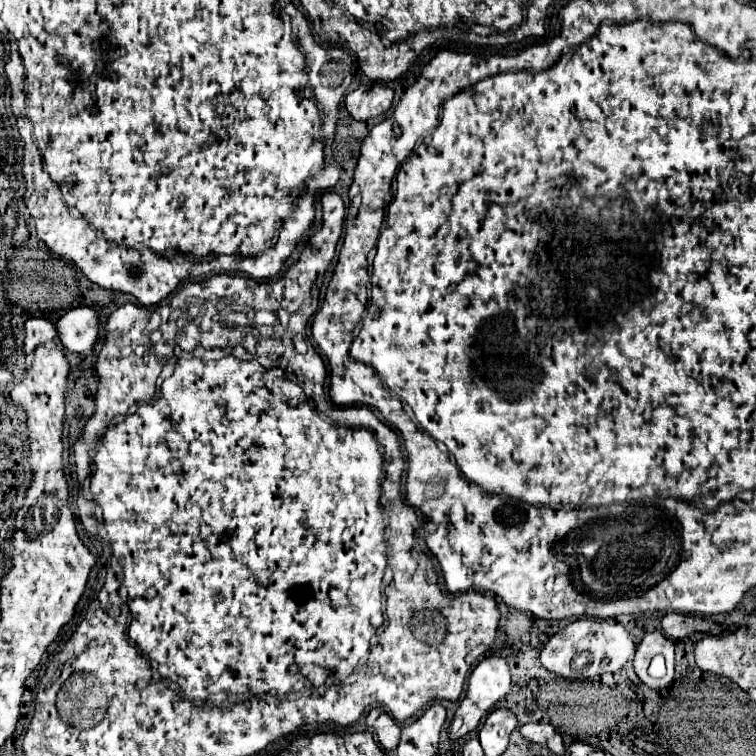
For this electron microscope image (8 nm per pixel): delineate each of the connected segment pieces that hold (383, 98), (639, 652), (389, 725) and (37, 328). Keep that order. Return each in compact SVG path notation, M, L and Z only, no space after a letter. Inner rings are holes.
M382 83L358 87L346 95L346 109L358 121L368 121L386 113L392 107L394 91Z
M660 631L646 633L642 643L636 649L634 667L636 667L636 675L640 677L640 681L646 683L650 689L668 687L674 681L674 643ZM656 655L666 657L666 675L662 679L654 679L648 673L648 665Z
M376 707L376 709L372 709L368 713L366 725L376 731L378 741L380 741L380 745L386 751L394 751L396 749L398 737L400 737L400 725L382 707Z
M28 319L26 321L26 341L24 341L24 351L32 353L38 345L44 345L46 341L52 341L58 337L56 325L48 319Z

